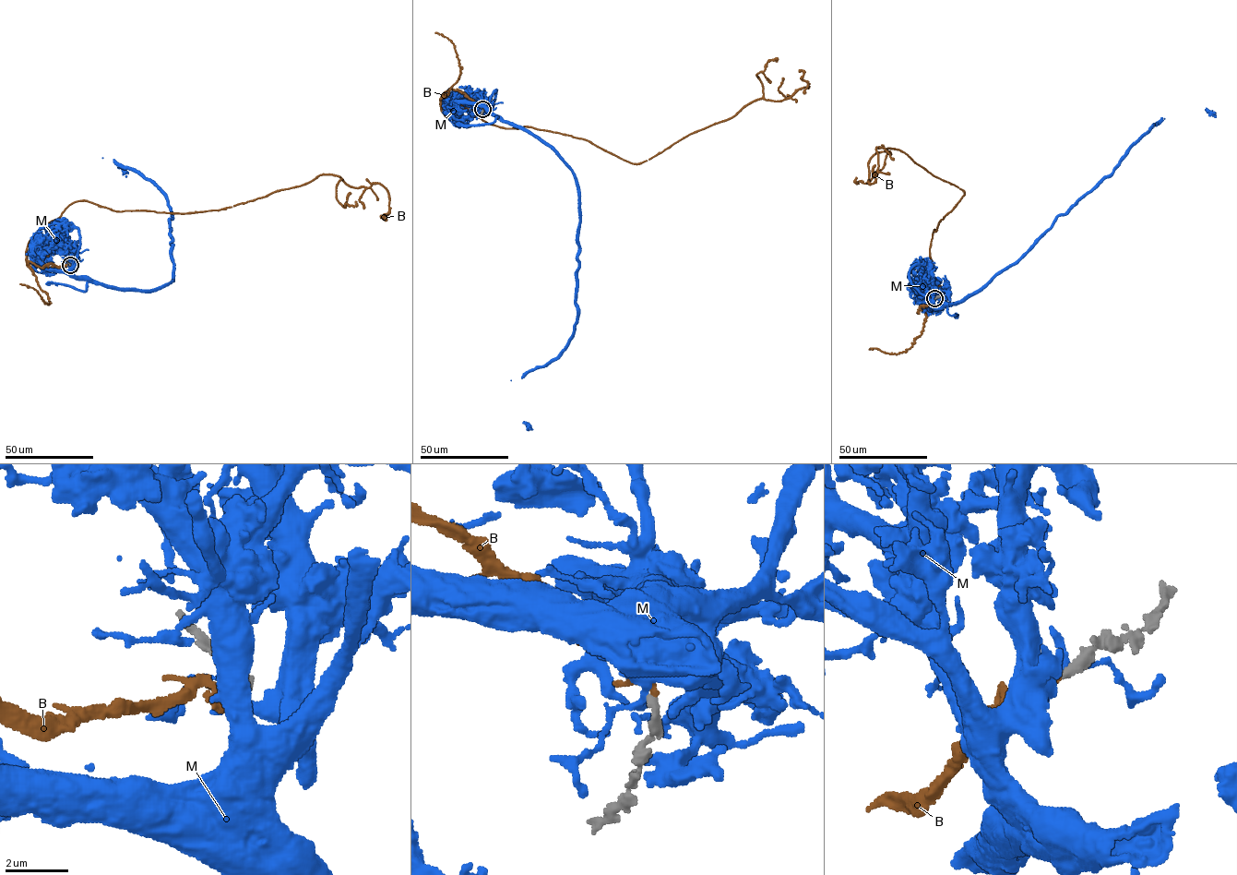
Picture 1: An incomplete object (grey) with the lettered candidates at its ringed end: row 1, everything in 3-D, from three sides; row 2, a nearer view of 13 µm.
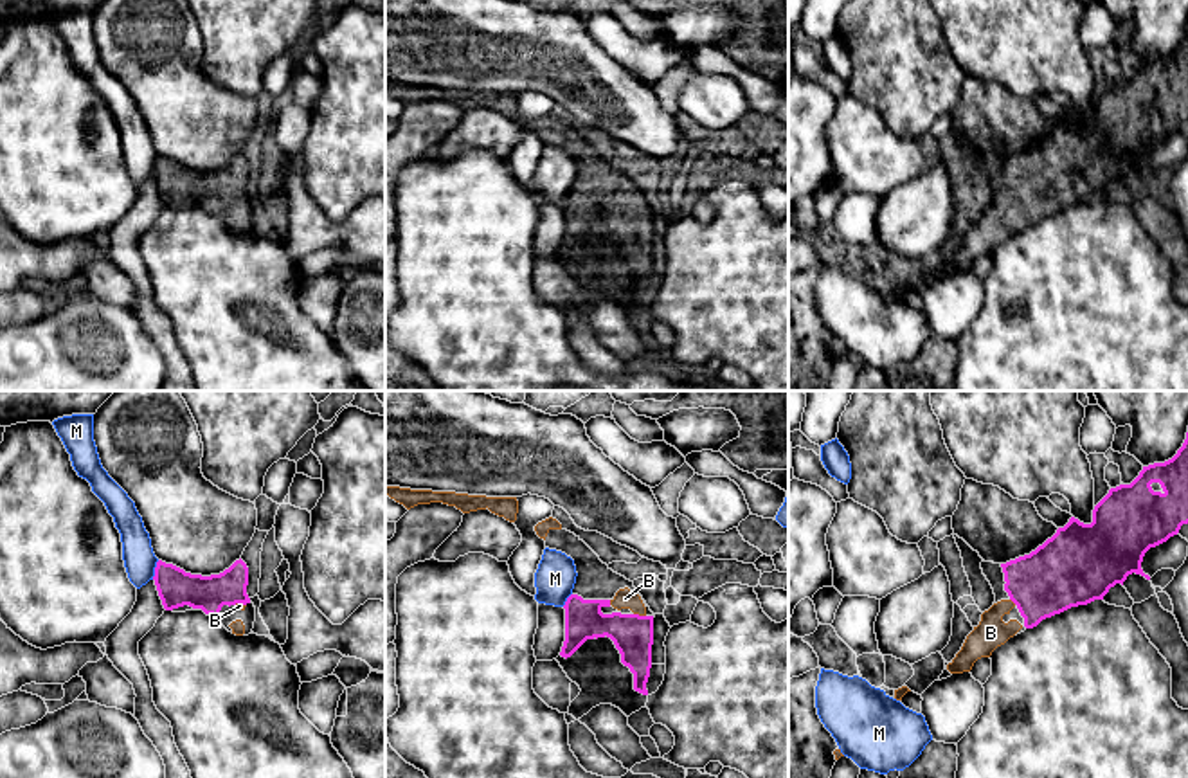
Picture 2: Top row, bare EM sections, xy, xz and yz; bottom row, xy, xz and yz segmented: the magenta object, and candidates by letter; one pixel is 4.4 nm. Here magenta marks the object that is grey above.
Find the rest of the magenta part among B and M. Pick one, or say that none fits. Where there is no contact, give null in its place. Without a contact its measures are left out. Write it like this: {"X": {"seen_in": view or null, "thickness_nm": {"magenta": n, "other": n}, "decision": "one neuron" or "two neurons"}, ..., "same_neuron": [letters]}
{"B": {"seen_in": "xz", "thickness_nm": {"magenta": 190, "other": 90}, "decision": "one neuron"}, "M": {"seen_in": "xy", "thickness_nm": {"magenta": 160, "other": 140}, "decision": "two neurons"}, "same_neuron": ["B"]}

